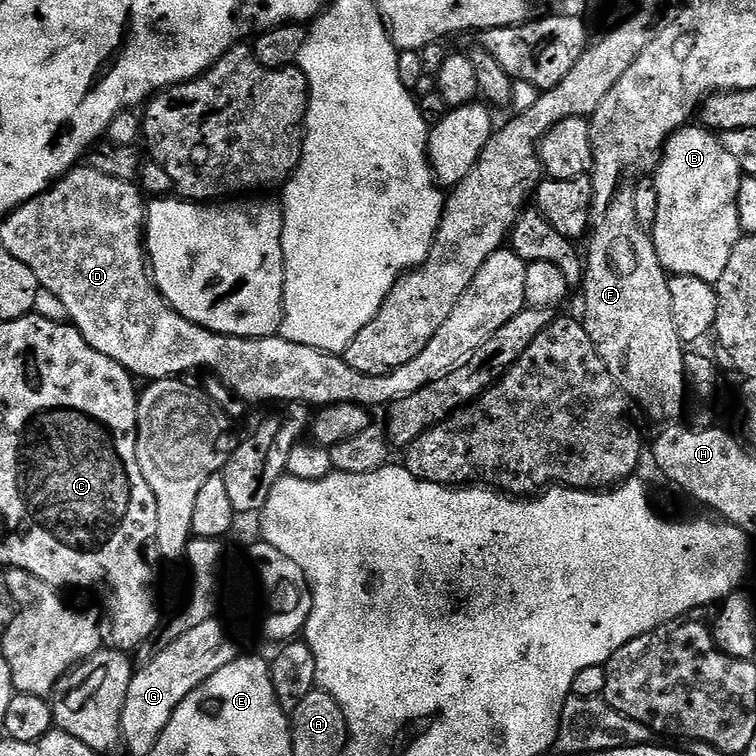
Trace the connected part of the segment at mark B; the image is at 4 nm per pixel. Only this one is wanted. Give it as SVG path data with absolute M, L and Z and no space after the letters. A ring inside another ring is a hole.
M703 126L692 127L679 128L662 149L660 169L654 173L658 186L658 218L650 229L650 235L665 272L673 276L702 278L702 282L715 286L726 271L726 262L730 262L730 254L742 235L738 222L738 186L742 173L738 162L734 162L720 145L719 135Z

